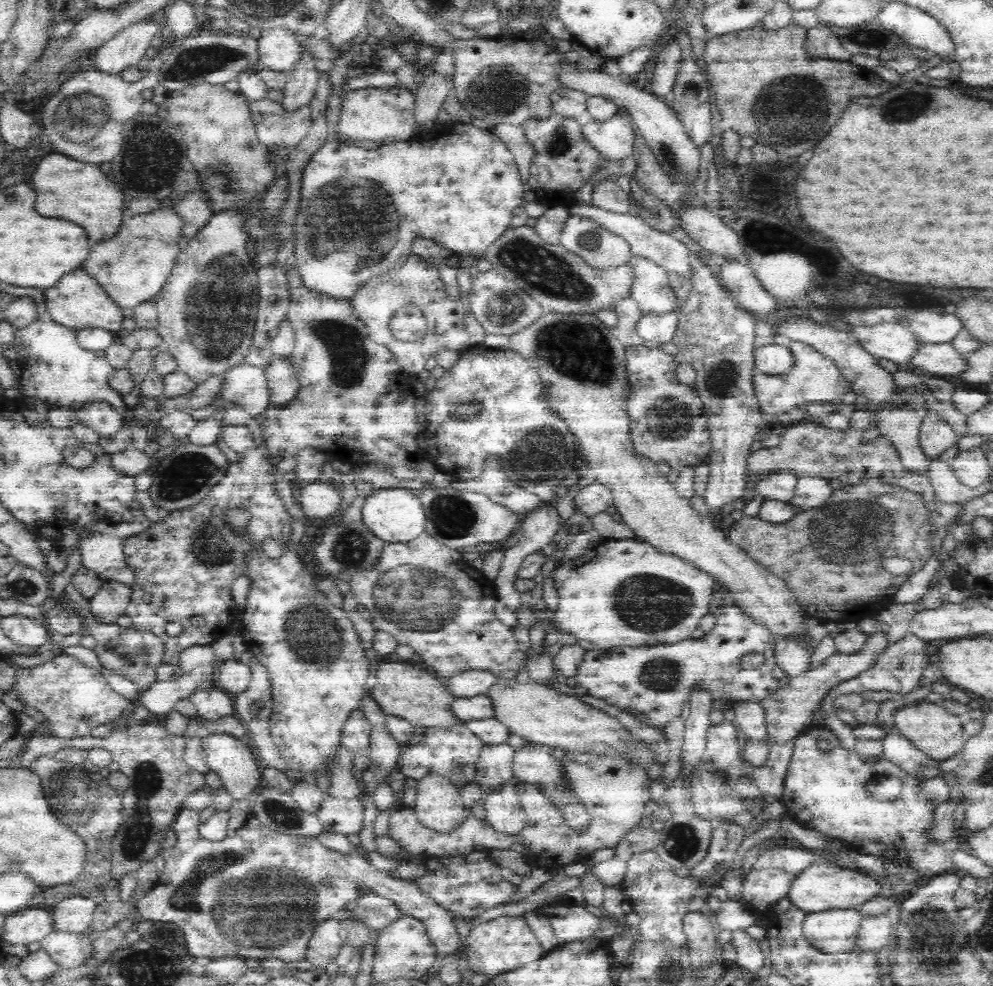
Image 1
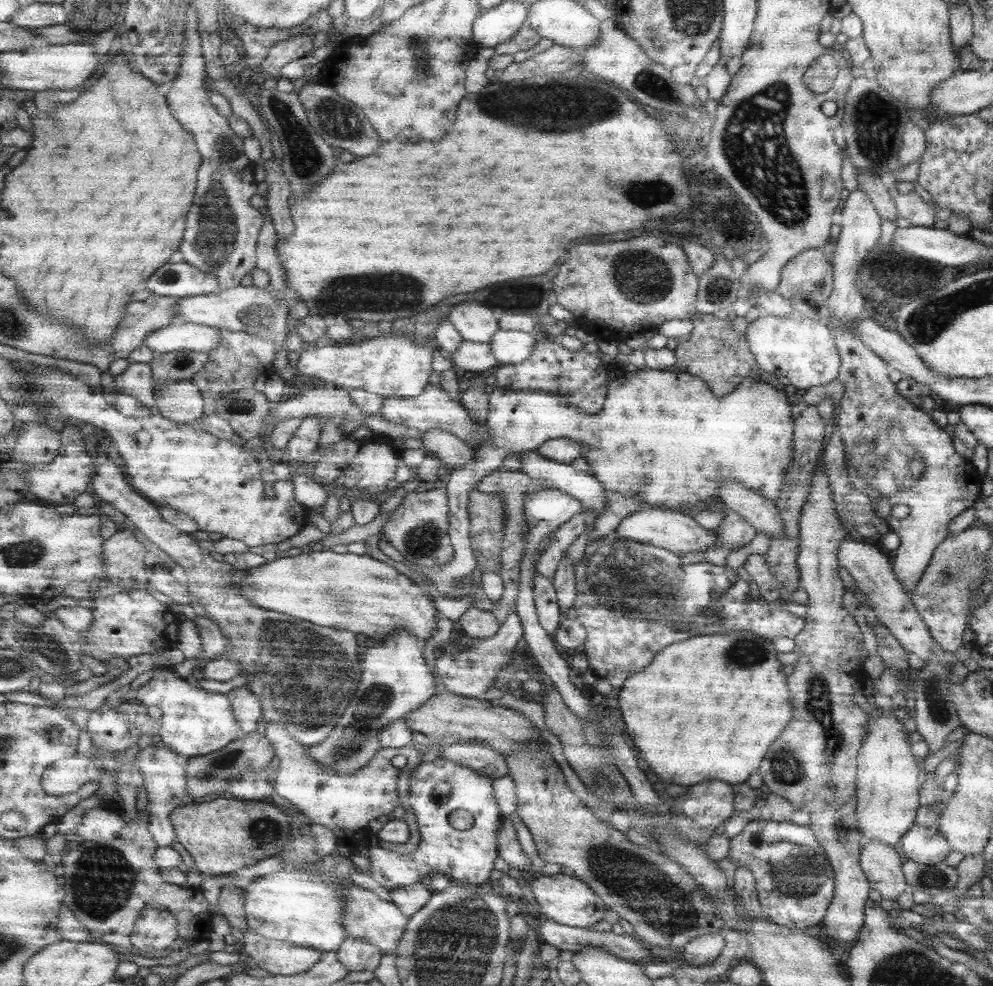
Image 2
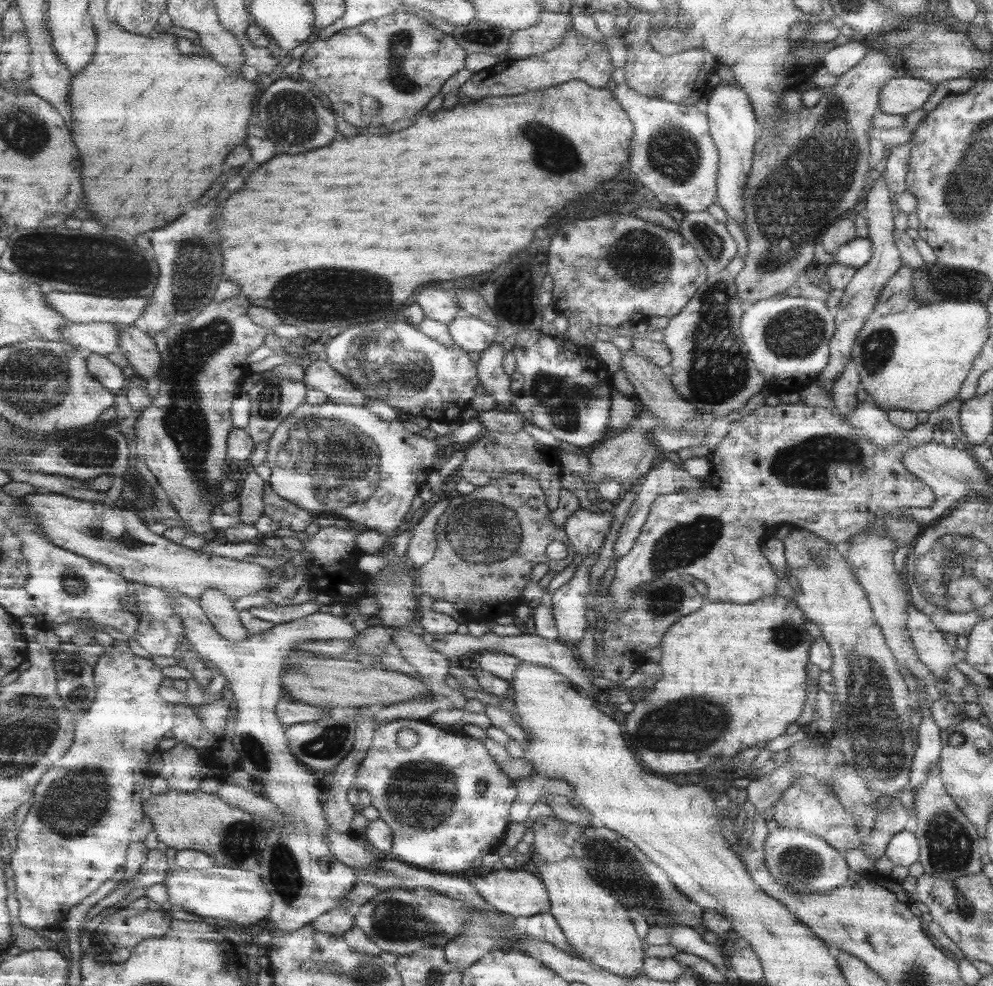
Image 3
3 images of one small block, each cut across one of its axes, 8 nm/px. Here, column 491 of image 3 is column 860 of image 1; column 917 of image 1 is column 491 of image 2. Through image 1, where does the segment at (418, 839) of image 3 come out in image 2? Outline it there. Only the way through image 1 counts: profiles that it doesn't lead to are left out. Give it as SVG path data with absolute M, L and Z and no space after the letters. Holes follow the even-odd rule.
M438 757L421 763L410 776L410 807L416 816L421 840L417 849L407 855L377 846L370 847L370 875L377 883L391 892L399 887L427 881L434 873L442 873L453 882L475 888L487 880L497 858L496 836L501 824L500 809L492 789L492 779L480 775L468 766ZM439 784L449 784L452 794L448 799L434 799L431 794ZM463 808L473 817L473 824L466 830L457 830L449 824L453 810Z

